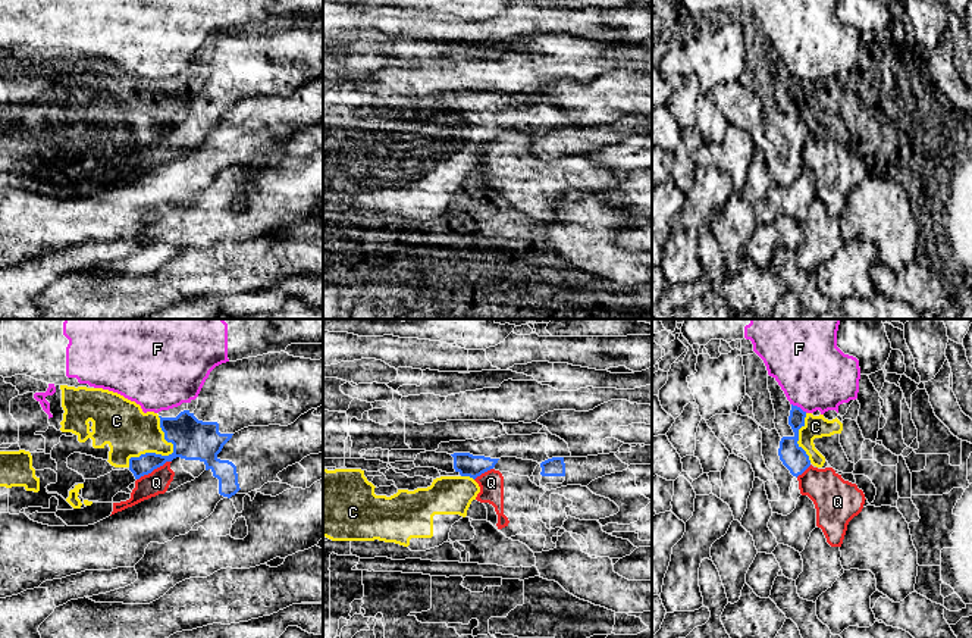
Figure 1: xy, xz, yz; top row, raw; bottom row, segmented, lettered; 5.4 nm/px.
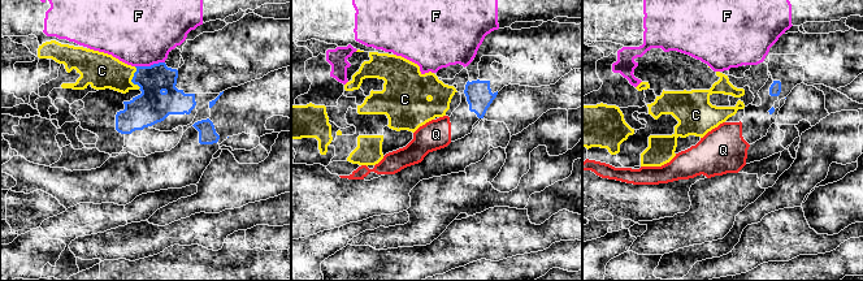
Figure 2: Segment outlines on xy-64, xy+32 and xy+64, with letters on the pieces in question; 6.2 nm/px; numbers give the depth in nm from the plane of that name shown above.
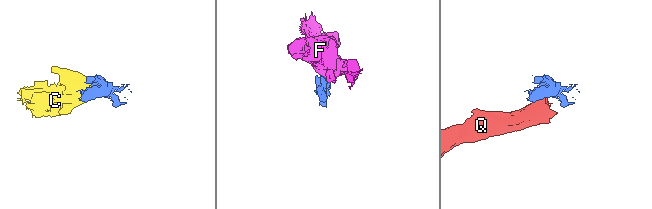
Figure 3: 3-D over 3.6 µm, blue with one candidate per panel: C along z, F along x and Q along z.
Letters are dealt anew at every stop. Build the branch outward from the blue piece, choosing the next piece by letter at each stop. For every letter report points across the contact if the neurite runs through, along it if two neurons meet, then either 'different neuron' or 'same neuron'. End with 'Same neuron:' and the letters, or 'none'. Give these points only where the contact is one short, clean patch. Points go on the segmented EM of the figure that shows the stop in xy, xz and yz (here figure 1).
C: across xy (193, 440), (184, 440), (165, 456), (129, 432) | same neuron
F: along yz (792, 403), (806, 412) | different neuron
Q: along xy (171, 460), (137, 479) | different neuron
Same neuron: C

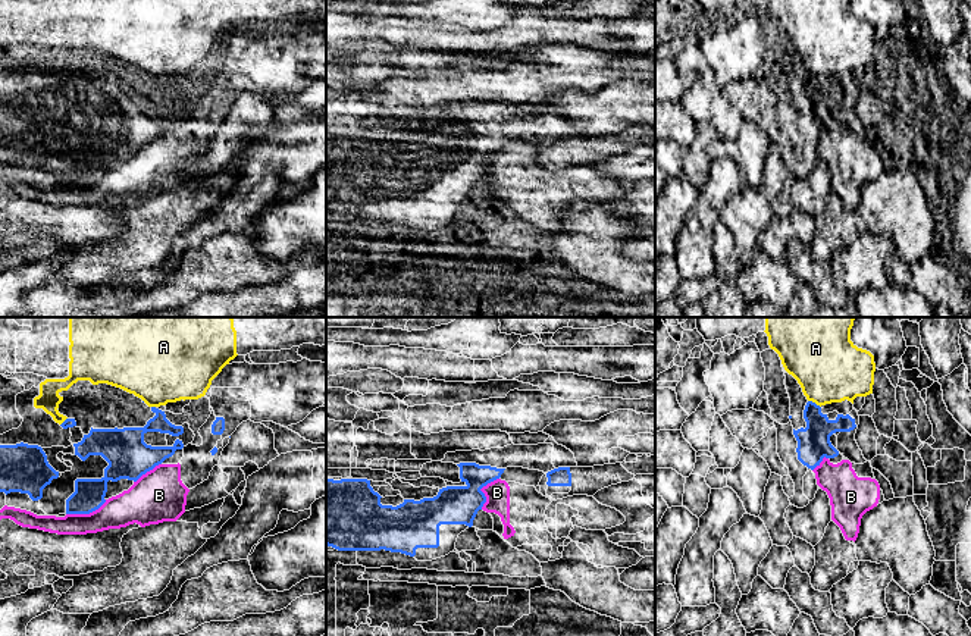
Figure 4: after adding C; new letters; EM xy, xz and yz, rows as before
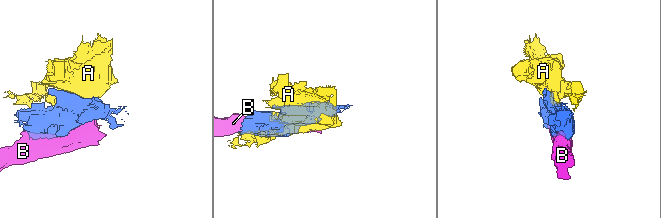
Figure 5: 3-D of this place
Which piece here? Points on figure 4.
A: different neuron
B: different neuron
Same neuron: none

